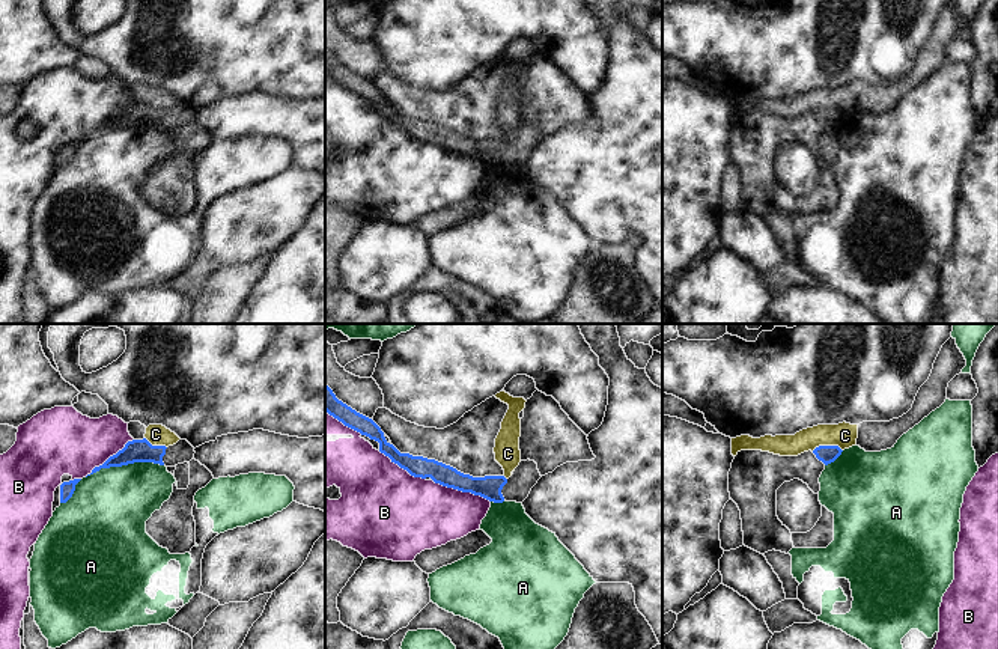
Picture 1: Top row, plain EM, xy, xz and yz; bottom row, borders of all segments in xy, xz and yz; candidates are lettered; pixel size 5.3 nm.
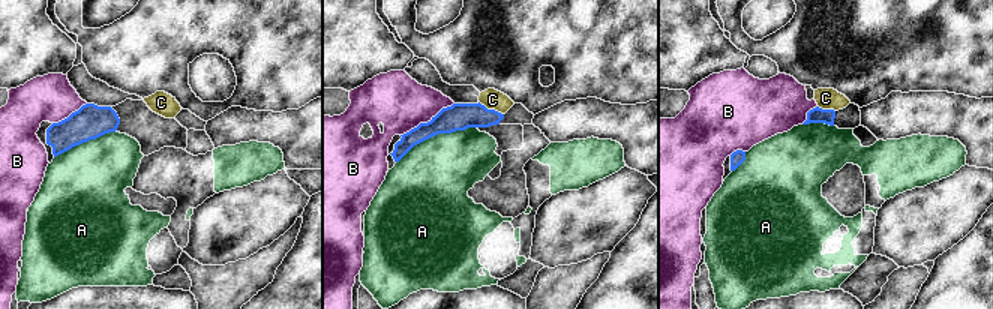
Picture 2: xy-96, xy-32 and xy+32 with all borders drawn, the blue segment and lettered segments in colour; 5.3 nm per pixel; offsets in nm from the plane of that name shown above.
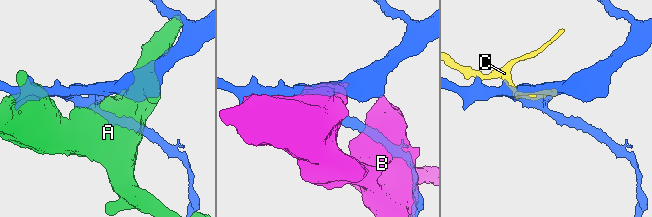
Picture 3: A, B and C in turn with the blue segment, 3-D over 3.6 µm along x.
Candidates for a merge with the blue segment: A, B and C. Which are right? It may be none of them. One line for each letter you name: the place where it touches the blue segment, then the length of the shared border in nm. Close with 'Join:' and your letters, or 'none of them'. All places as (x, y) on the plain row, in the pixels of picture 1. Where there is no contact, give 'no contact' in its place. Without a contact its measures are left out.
Join: none of them

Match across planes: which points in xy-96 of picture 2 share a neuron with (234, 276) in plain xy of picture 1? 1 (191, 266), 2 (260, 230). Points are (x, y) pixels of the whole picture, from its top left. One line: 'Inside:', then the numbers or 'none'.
Inside: 1

